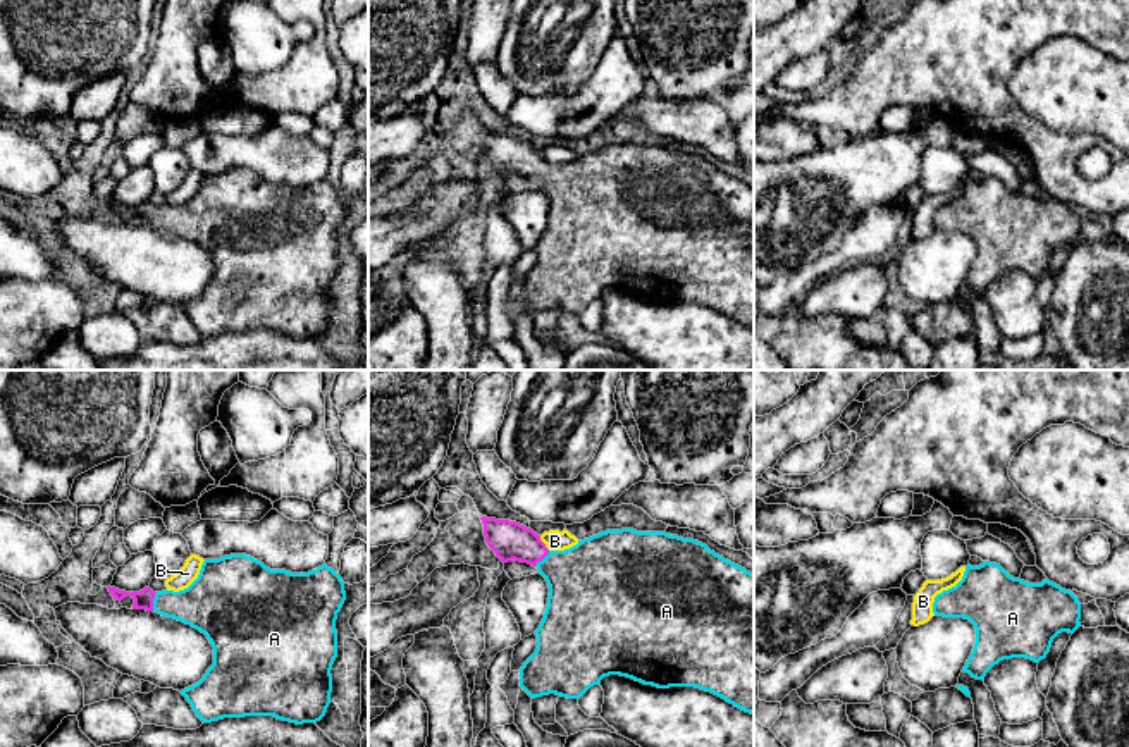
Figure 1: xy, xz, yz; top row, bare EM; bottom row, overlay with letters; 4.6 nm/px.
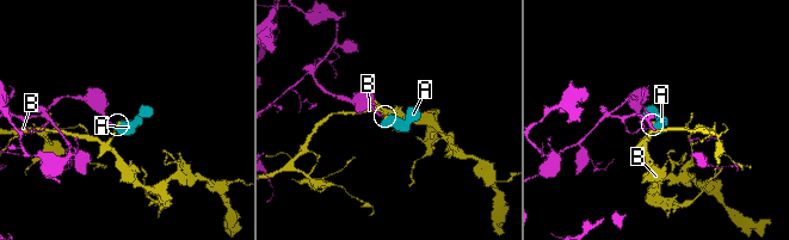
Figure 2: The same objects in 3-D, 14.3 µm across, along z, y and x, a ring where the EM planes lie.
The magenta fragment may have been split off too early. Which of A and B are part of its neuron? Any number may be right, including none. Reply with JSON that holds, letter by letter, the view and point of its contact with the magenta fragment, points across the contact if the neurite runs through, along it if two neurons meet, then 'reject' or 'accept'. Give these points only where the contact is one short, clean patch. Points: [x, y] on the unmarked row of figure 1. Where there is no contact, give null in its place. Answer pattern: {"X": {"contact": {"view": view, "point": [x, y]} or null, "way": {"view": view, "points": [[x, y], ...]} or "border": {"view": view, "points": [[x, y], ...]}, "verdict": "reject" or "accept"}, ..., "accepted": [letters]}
{"A": {"contact": {"view": "xy", "point": [152, 216]}, "way": {"view": "xy", "points": [[143, 214], [152, 216], [205, 219]]}, "verdict": "accept"}, "B": {"contact": {"view": "xz", "point": [542, 157]}, "border": {"view": "xz", "points": [[539, 150], [549, 164]]}, "verdict": "reject"}, "accepted": ["A"]}

